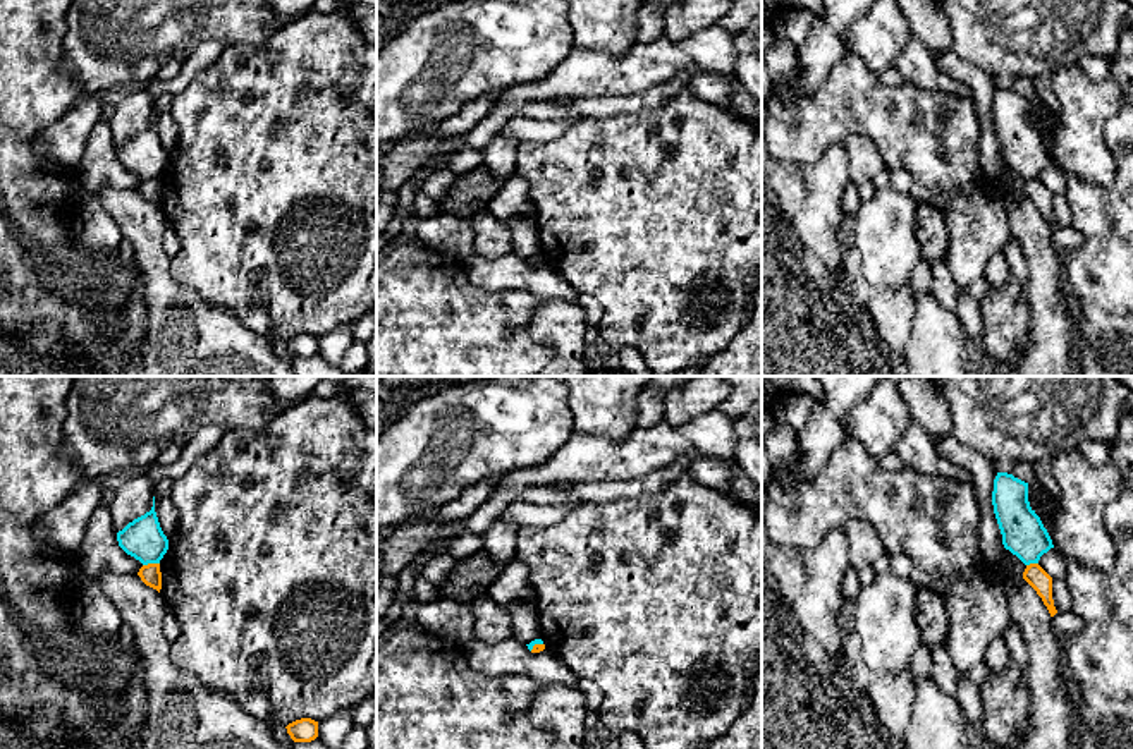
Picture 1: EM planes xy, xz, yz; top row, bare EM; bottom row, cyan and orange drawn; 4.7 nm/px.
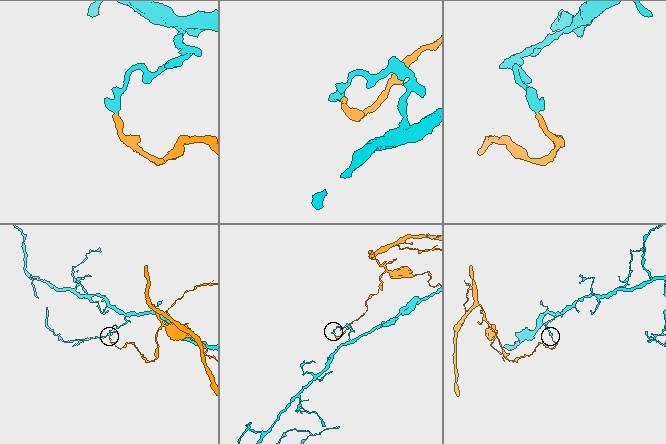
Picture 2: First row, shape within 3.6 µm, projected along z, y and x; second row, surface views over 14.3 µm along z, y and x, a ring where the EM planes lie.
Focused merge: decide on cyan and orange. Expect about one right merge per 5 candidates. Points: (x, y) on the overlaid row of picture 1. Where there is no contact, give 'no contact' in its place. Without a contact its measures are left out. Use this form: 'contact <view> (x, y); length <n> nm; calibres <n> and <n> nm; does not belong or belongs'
contact xy (150, 562); length 80 nm; calibres 190 and 100 nm; does not belong

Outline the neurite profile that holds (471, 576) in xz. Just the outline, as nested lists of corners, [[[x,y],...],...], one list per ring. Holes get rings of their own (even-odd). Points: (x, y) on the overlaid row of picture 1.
[[[483,550],[461,558],[452,574],[437,586],[438,598],[473,601],[487,593],[488,584],[502,569],[504,565],[495,563]]]

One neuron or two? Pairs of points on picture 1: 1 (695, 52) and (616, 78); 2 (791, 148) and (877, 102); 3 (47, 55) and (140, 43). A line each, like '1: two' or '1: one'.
1: one
2: one
3: two

